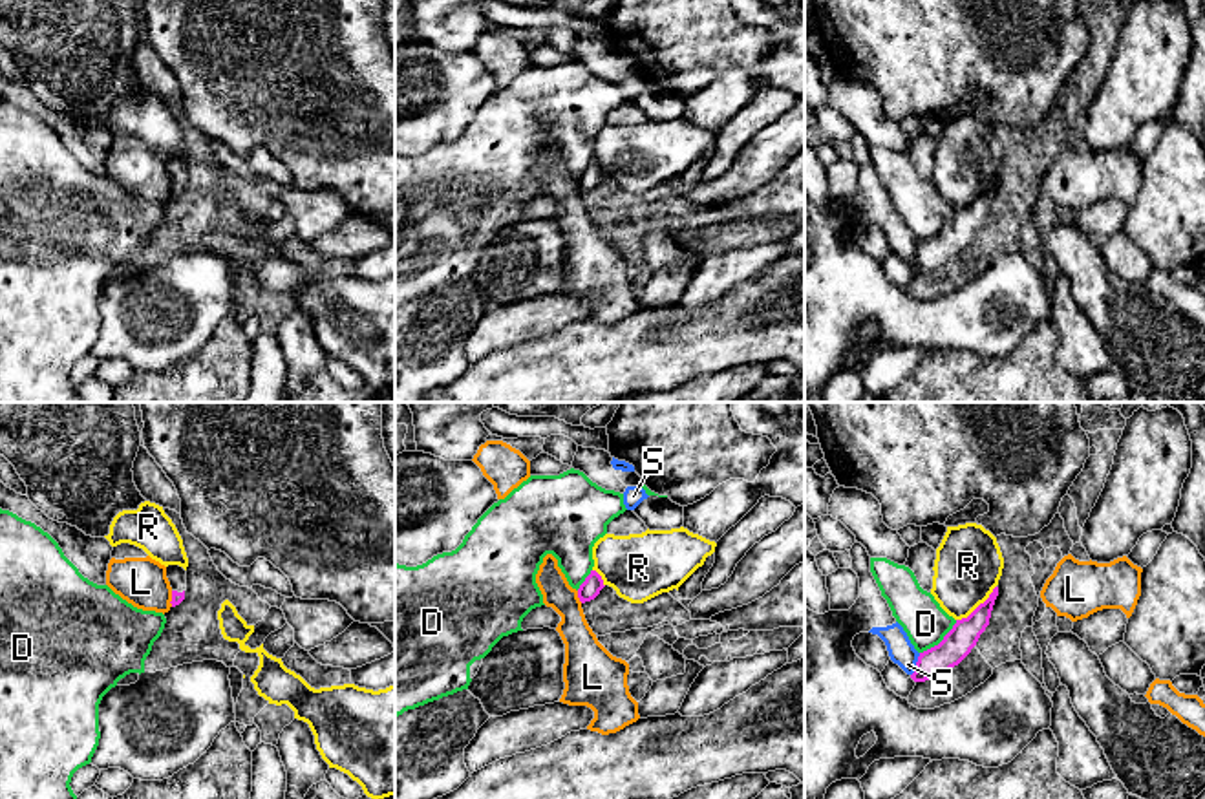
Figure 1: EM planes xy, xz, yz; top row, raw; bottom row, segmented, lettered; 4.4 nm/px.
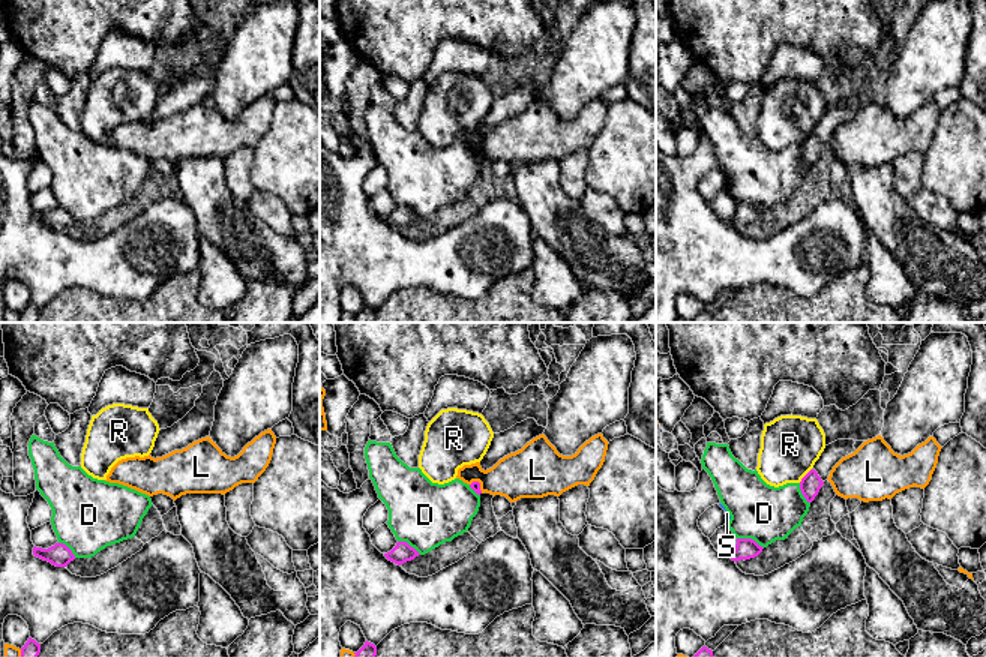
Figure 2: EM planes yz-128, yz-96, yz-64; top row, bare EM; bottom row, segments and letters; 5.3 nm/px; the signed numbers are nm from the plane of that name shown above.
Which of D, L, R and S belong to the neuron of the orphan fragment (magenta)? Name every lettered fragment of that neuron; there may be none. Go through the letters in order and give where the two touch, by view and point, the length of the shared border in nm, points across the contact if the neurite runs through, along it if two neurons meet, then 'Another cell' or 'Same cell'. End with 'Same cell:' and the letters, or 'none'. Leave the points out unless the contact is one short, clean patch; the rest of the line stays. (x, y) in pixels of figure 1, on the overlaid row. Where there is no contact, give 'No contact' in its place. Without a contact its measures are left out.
D: Touches magenta at yz (942, 640). Shared border 220 nm. Another cell
L: Touches magenta at xz (578, 596). Shared border 60 nm. Another cell
R: Touches magenta at yz (979, 606). Shared border 240 nm. Boundary: yz (995, 585), (982, 602), (957, 620). Another cell
S: Touches magenta at yz (917, 664). Shared border 110 nm. Boundary: yz (920, 653), (911, 675). Another cell
Same cell: none

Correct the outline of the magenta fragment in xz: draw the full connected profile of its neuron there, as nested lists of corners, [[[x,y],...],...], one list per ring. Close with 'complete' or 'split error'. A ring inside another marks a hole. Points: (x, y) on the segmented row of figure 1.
[[[591,570],[591,574],[585,578],[585,581],[578,589],[578,598],[581,603],[594,600],[600,591],[603,589],[603,580],[596,570]]] | complete

